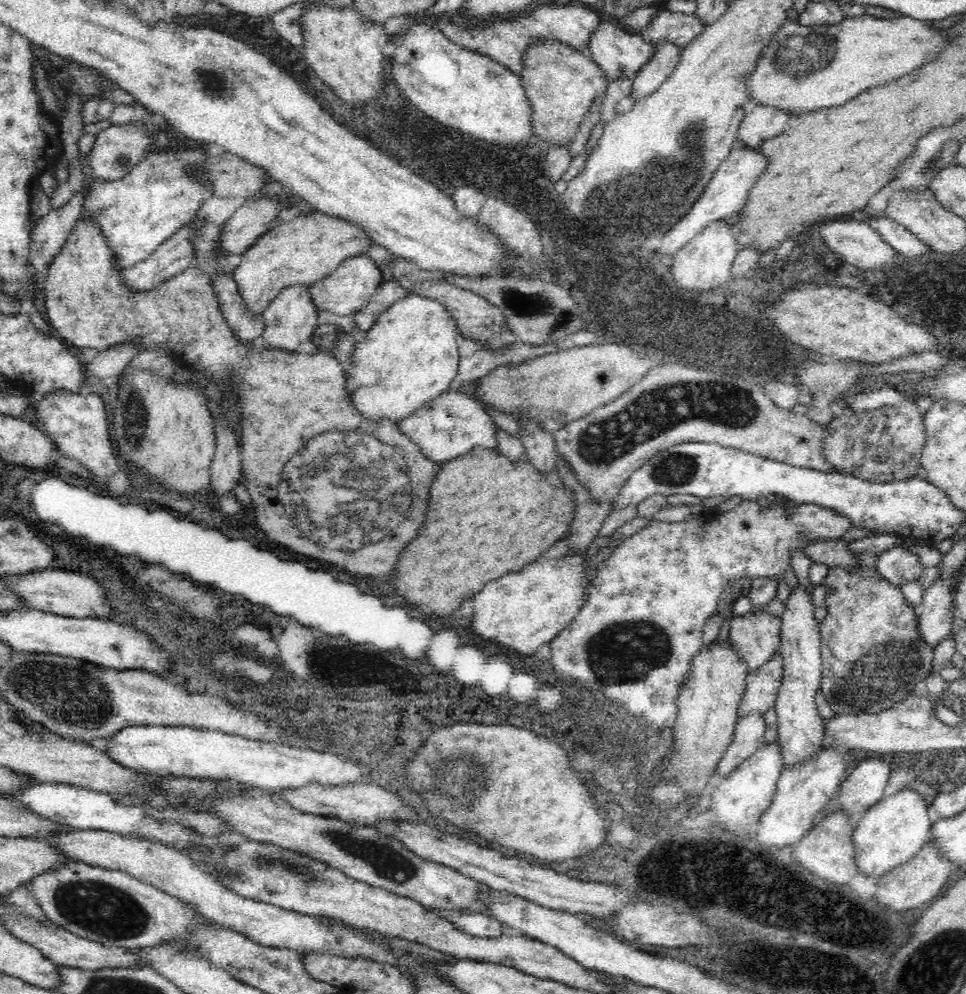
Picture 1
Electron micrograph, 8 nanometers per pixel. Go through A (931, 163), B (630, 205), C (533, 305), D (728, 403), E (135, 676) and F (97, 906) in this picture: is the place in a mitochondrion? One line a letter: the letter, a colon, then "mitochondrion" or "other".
A: mitochondrion
B: mitochondrion
C: mitochondrion
D: mitochondrion
E: other
F: mitochondrion

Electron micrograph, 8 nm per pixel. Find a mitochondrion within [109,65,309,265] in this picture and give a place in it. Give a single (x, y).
(213, 84)

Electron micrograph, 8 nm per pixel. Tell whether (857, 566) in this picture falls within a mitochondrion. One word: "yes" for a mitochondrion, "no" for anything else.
no

